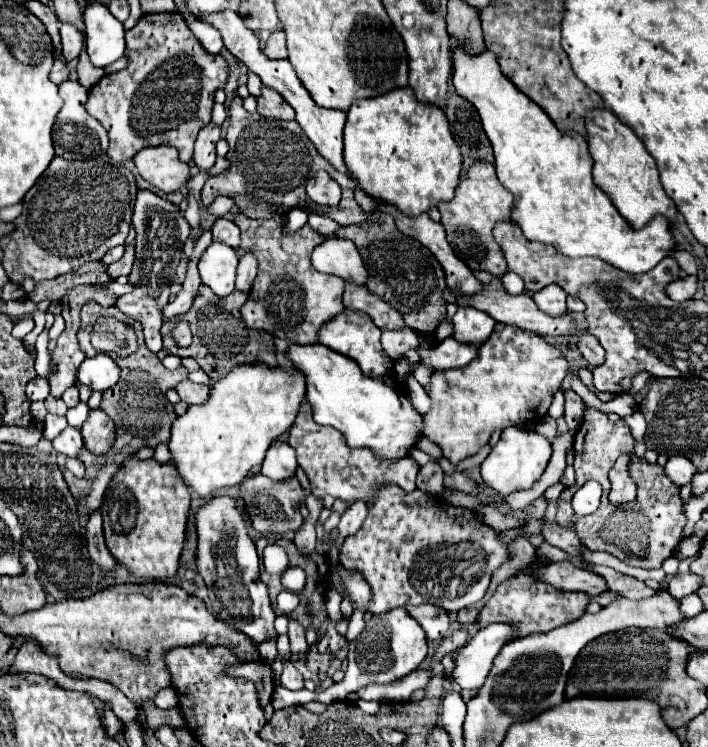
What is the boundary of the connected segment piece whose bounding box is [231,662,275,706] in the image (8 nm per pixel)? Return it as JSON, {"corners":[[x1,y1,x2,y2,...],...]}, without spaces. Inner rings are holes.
{"corners":[[245,662,245,664,237,664,231,668,233,676,243,676,247,680,253,680,259,700,263,706,269,704,275,682,273,682,273,670,269,668,269,664,265,662]]}

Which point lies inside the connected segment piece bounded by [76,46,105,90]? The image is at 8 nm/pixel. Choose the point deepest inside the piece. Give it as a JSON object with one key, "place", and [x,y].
{"place":[88,75]}

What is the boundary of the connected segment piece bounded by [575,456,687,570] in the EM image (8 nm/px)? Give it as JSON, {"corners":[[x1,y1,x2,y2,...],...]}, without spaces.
{"corners":[[631,456,633,478,637,478,637,498,629,504,627,510,619,512,611,520,591,520,581,518,583,524,575,524,583,544,591,550,603,550,629,566,635,568,661,568,663,560,675,554,679,542,683,540,685,514,681,512,679,486,665,476,665,468,659,464,647,464,643,458]]}

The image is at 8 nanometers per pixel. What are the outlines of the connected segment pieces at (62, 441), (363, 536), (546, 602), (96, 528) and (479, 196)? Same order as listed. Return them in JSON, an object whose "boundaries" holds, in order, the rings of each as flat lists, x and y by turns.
{"boundaries":[[[67,426,59,436,53,438,53,448,65,456,77,456,77,452,81,452,81,448,85,448,81,432,73,426]],[[385,484,371,500,367,500,369,514,361,526,361,532,349,536,341,548,341,564,345,568,357,568,371,586,371,602,365,610,354,610,348,623,347,641,357,638,365,628,363,616,366,612,381,614,397,606,407,604,437,604,447,612,459,612,479,602,491,582,491,574,509,558,509,546,499,542,499,534,485,526,469,508,445,504,439,496,413,490,403,492,393,484]],[[535,558,535,562,531,562,527,568,519,570,511,578,503,580,497,586,497,592,481,608,479,618,477,618,479,626,485,628,487,624,493,624,493,622,511,624,511,626,515,626,515,632,509,636,509,640,517,640,517,638,523,638,523,636,529,636,529,634,549,632,557,626,569,624,569,622,577,620,579,616,583,616,585,608,589,604,589,596,585,592,559,590,559,588,553,588,553,586,537,580,537,570,541,566,545,566,545,562]],[[93,512,93,516,89,516,87,520,87,548,89,548,89,556,91,560,105,572,113,572,117,566,117,560,111,556,111,552,105,546,105,538,103,538,103,518,101,512]],[[477,160,465,172,459,186,455,188,455,196,449,202,437,204,449,244,471,270,485,270,497,278,503,276,503,272,507,272,503,252,499,244,493,240,491,230,497,220,511,220,511,204,513,204,513,194,501,186,501,182,495,176,493,164,483,160]]]}

